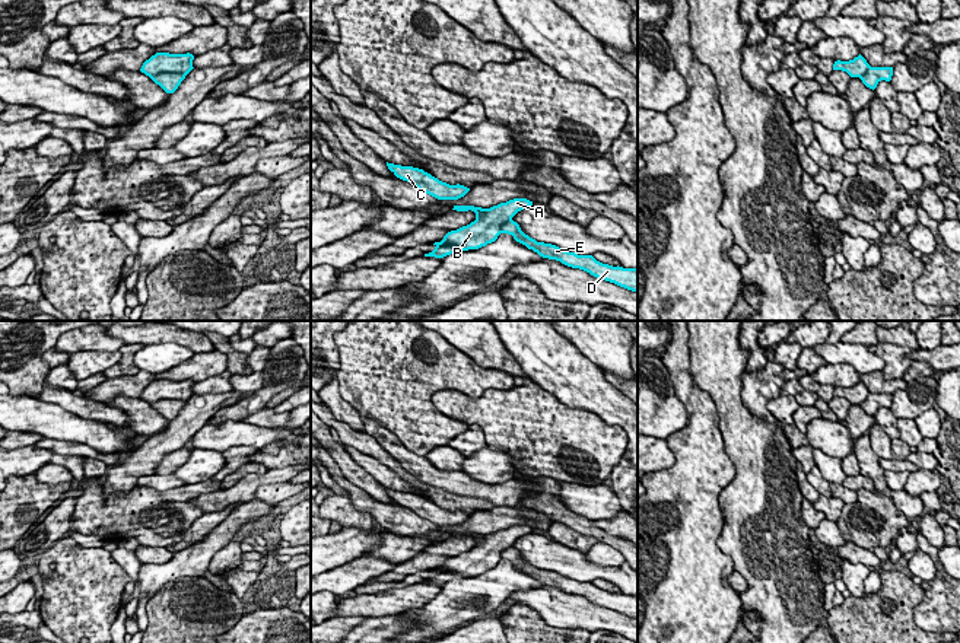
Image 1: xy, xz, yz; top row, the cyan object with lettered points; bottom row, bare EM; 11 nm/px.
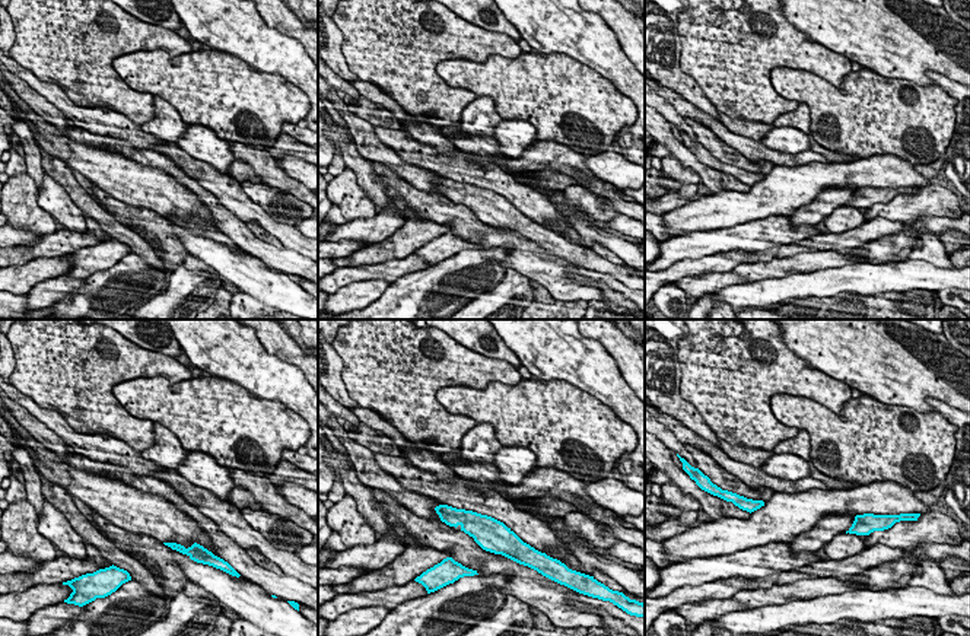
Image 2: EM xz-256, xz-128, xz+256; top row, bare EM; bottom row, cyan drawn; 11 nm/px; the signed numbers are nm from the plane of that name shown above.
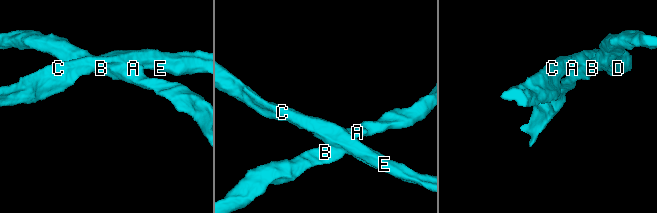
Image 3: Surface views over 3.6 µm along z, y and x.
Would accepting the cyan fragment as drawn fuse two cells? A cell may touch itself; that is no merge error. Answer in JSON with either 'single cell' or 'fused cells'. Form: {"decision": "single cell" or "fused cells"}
{"decision": "fused cells"}

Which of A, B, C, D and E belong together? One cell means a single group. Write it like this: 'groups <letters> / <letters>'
groups A B / C D E

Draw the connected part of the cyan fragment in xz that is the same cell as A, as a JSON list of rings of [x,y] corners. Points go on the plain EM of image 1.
[[[514,525],[484,537],[484,541],[467,553],[448,558],[441,569],[435,569],[435,576],[425,583],[444,585],[454,579],[479,576],[492,570],[502,560],[503,550],[511,547],[518,538],[531,534],[527,525]]]

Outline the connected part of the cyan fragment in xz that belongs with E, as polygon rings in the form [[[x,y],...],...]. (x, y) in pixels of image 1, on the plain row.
[[[512,545],[503,550],[500,557],[502,560],[512,561],[516,569],[533,576],[543,585],[560,588],[568,593],[584,596],[597,605],[638,618],[638,595],[613,593],[597,588],[592,582],[578,582],[551,570],[537,569],[525,561]]]

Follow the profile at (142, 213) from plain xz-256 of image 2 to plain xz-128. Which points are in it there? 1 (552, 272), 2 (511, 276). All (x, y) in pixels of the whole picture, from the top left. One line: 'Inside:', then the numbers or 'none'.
Inside: 1

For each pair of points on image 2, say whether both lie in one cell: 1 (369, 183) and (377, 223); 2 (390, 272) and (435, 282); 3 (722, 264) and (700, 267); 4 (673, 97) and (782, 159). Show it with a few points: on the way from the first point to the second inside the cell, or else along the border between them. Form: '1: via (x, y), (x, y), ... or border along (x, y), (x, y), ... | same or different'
1: border along (391, 204), (378, 210) | different
2: border along (428, 267), (409, 272), (390, 285) | different
3: via (716, 264), (706, 264) | same
4: via (700, 117), (712, 123), (730, 139), (754, 152) | same

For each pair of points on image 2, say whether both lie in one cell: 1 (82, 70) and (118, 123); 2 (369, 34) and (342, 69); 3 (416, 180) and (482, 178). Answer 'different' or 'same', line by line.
1: different
2: different
3: different

